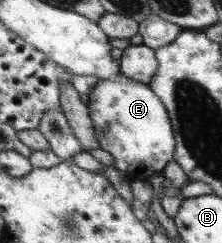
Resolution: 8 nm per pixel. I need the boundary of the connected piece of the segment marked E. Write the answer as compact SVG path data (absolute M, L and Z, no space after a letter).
M119 73L99 80L89 93L88 110L94 123L98 147L110 153L114 167L125 174L128 182L149 180L173 161L175 132L163 102L149 84L139 83Z

